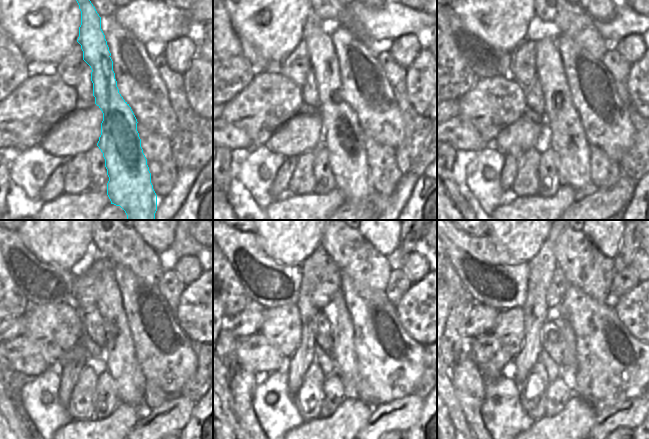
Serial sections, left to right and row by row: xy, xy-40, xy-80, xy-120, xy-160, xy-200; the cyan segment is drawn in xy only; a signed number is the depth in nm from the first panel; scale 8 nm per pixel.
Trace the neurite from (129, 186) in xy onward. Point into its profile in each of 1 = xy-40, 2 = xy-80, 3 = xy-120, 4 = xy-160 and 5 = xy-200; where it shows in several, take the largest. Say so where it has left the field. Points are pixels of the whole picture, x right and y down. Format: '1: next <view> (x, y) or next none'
1: next xy-40 (343, 138)
2: next xy-80 (567, 137)
3: next xy-120 (119, 352)
4: next xy-160 (344, 356)
5: next xy-200 (569, 366)

